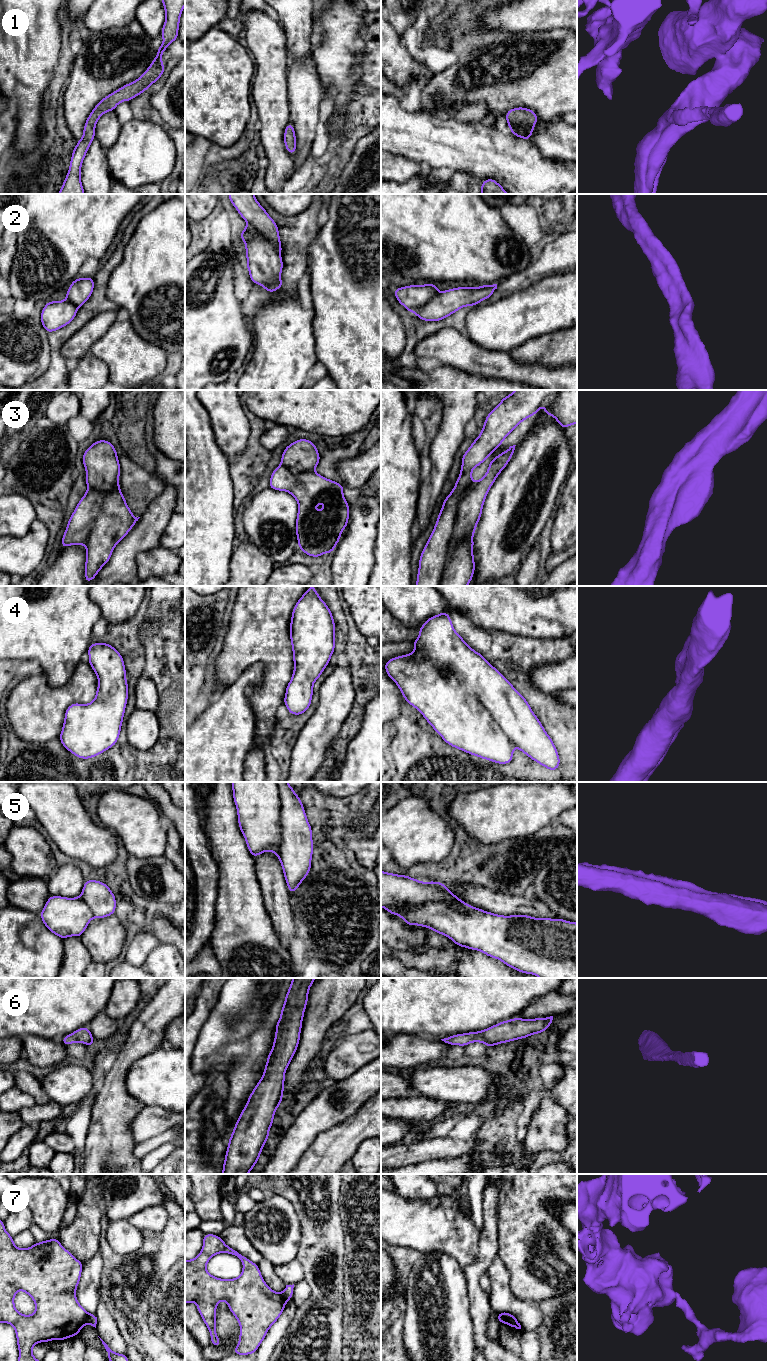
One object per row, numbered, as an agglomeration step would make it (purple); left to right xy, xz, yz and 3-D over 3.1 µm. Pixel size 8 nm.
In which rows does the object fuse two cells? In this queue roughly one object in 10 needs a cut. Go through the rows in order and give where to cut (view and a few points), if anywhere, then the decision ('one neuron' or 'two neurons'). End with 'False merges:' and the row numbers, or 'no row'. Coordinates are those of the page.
1: cut none; one neuron
2: cut none; one neuron
3: cut none; one neuron
4: cut none; one neuron
5: cut none; one neuron
6: cut none; one neuron
7: cut xy (89, 1314), (86, 1322); two neurons
False merges: 7

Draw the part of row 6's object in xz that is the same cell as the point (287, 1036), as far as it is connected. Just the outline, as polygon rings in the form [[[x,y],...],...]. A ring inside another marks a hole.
[[[293,978],[286,993],[285,1002],[276,1023],[272,1050],[268,1054],[265,1070],[251,1092],[230,1136],[222,1174],[248,1174],[257,1163],[269,1137],[276,1109],[281,1105],[284,1091],[284,1074],[300,1041],[302,1020],[308,1001],[308,993],[316,978]]]

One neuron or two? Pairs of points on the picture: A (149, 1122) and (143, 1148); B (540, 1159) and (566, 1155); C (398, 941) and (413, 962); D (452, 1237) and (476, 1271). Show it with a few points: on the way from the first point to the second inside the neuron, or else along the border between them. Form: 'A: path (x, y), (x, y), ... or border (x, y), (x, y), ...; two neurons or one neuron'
A: border (166, 1130), (137, 1144); two neurons
B: path (546, 1157), (560, 1156); one neuron
C: border (391, 948), (415, 952), (424, 952), (427, 949); two neurons
D: border (479, 1241), (478, 1257), (463, 1267); two neurons

